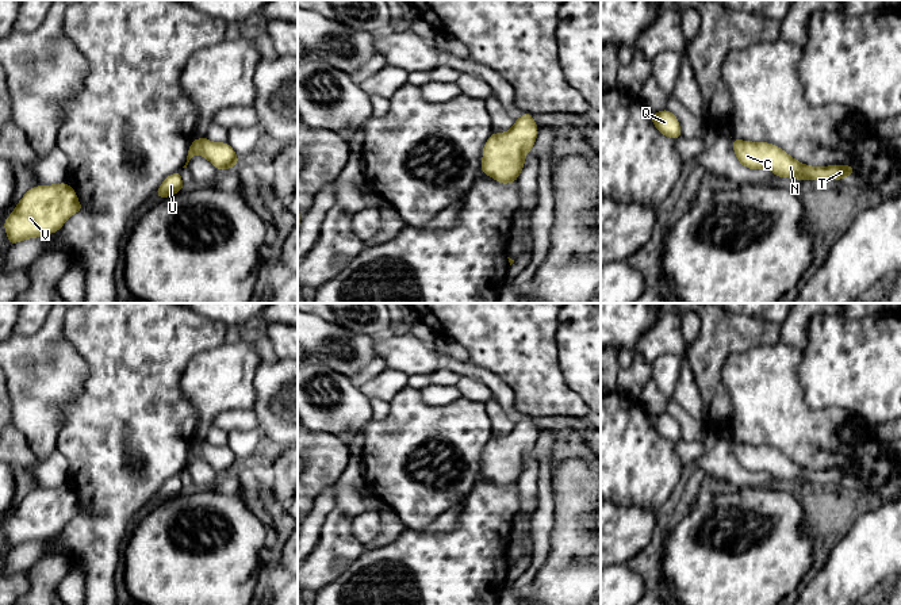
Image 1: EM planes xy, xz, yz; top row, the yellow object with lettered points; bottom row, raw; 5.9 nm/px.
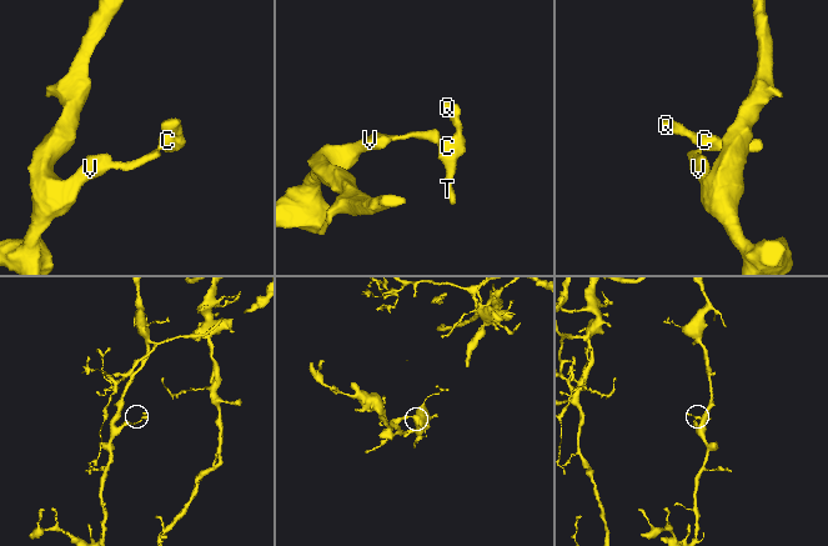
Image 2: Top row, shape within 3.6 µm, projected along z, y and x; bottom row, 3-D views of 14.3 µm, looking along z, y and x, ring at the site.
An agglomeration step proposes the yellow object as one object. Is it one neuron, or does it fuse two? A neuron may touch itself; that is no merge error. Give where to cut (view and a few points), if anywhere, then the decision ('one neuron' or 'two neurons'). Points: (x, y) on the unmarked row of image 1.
cut none; one neuron

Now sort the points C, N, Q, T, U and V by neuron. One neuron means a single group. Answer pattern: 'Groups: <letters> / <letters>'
Groups: C N Q T U V

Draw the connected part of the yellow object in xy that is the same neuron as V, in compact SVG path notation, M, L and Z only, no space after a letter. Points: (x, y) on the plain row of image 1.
M68 487L37 489L28 493L4 524L9 550L19 544L58 535L65 524L84 510Z

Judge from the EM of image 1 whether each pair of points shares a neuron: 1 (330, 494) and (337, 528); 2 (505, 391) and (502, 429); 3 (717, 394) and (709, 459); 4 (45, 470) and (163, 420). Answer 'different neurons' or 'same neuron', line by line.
1: different neurons
2: different neurons
3: different neurons
4: different neurons

